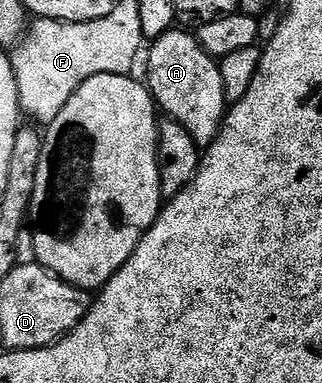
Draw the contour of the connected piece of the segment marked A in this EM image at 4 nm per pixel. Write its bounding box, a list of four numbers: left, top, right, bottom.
[145,30,229,150]

